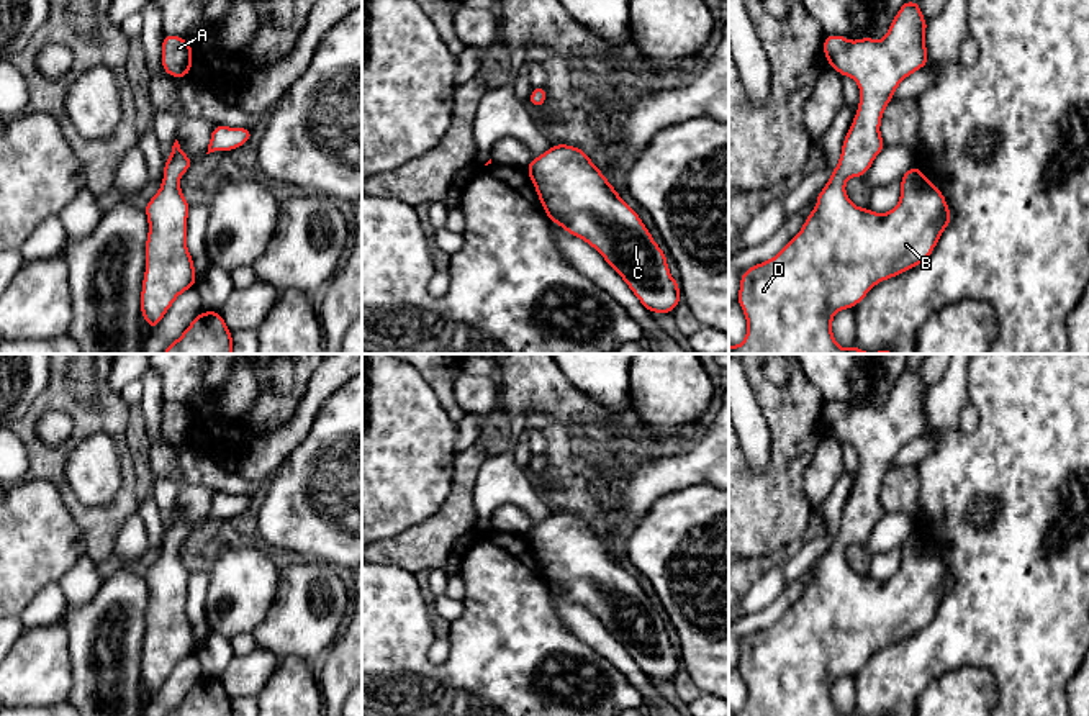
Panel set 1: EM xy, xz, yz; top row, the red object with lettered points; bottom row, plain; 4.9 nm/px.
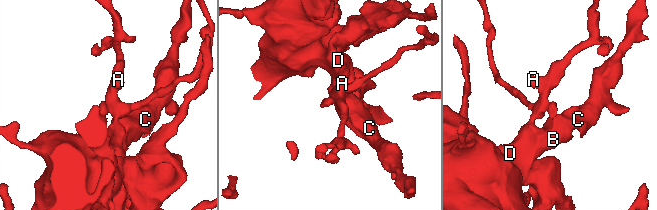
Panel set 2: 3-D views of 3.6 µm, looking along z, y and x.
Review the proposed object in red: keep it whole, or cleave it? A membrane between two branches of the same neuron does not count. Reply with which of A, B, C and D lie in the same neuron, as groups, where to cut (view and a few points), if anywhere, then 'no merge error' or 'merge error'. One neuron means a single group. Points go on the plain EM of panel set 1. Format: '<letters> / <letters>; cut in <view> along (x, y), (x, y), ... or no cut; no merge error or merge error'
A B C D; no cut; no merge error

